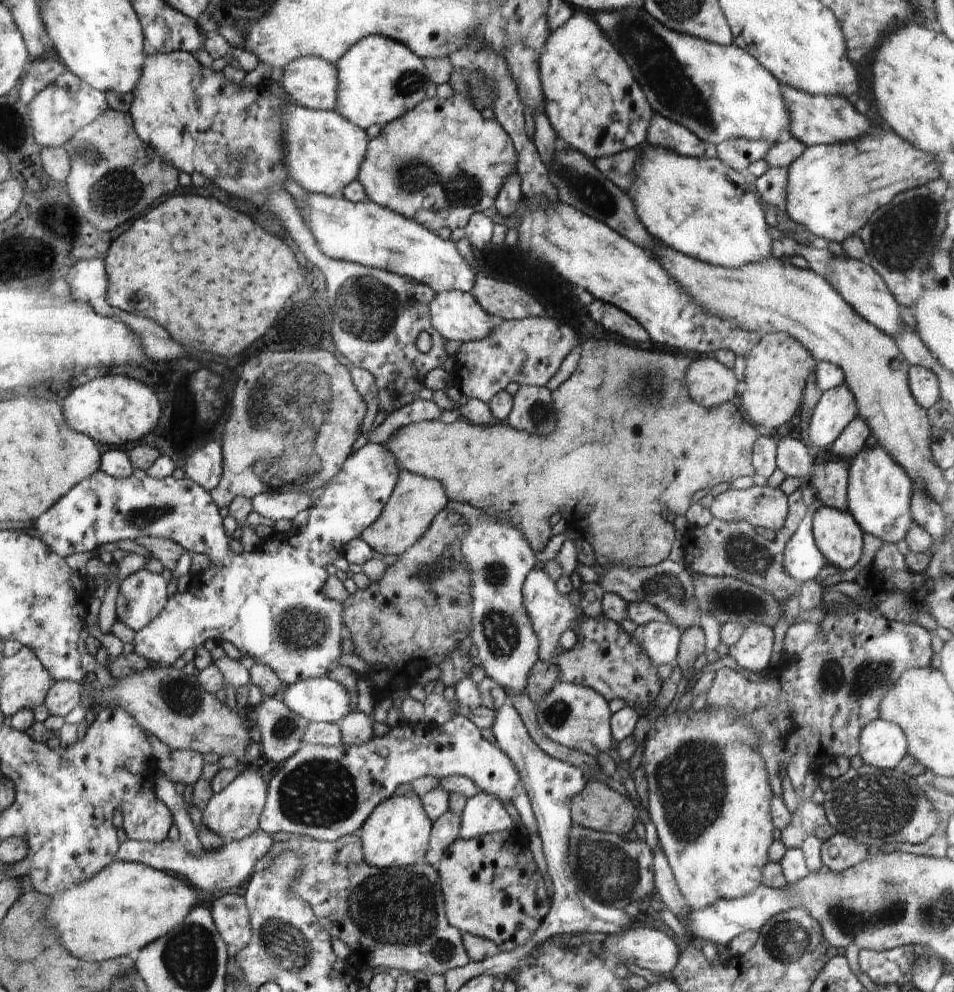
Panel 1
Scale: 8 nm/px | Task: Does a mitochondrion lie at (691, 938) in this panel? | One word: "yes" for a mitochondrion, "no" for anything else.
no

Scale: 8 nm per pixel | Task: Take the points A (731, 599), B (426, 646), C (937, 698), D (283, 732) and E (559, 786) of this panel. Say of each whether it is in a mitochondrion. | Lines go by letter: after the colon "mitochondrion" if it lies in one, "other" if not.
A: mitochondrion
B: other
C: other
D: mitochondrion
E: other

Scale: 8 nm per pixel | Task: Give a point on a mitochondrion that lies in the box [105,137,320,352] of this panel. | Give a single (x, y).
(240, 158)

